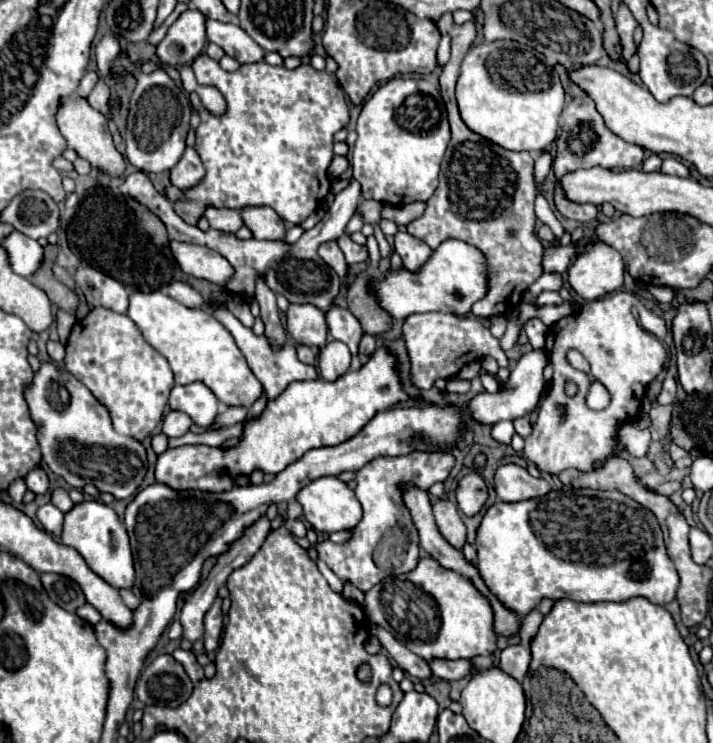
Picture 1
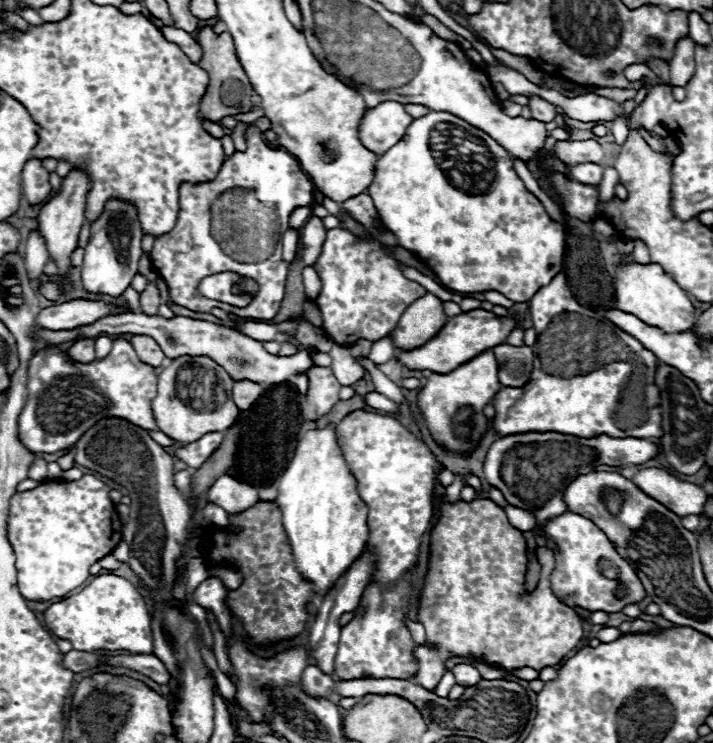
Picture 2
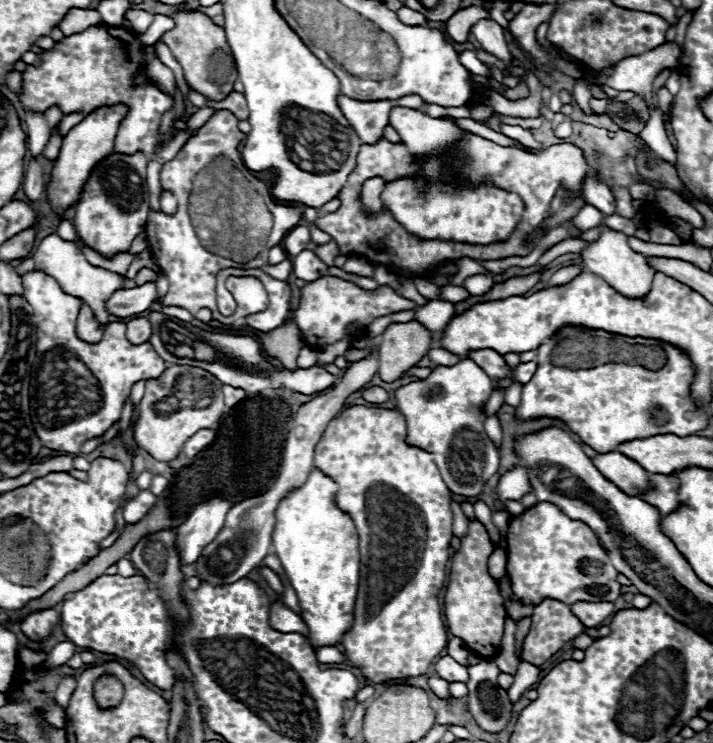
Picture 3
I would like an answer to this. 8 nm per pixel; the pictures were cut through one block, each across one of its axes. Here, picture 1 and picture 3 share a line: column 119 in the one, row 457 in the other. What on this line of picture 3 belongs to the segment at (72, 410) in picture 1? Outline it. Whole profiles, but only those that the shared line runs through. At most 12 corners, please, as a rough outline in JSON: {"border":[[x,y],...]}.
{"border":[[468,358],[396,390],[406,444],[448,490],[498,470],[484,432],[490,376]]}

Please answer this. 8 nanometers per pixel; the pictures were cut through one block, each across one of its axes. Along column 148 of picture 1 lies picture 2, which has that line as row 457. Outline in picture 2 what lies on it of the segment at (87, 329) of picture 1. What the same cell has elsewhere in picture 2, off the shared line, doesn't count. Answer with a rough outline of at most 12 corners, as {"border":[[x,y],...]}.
{"border":[[392,416],[338,424],[378,572],[342,628],[342,680],[418,670],[410,570],[442,464]]}

